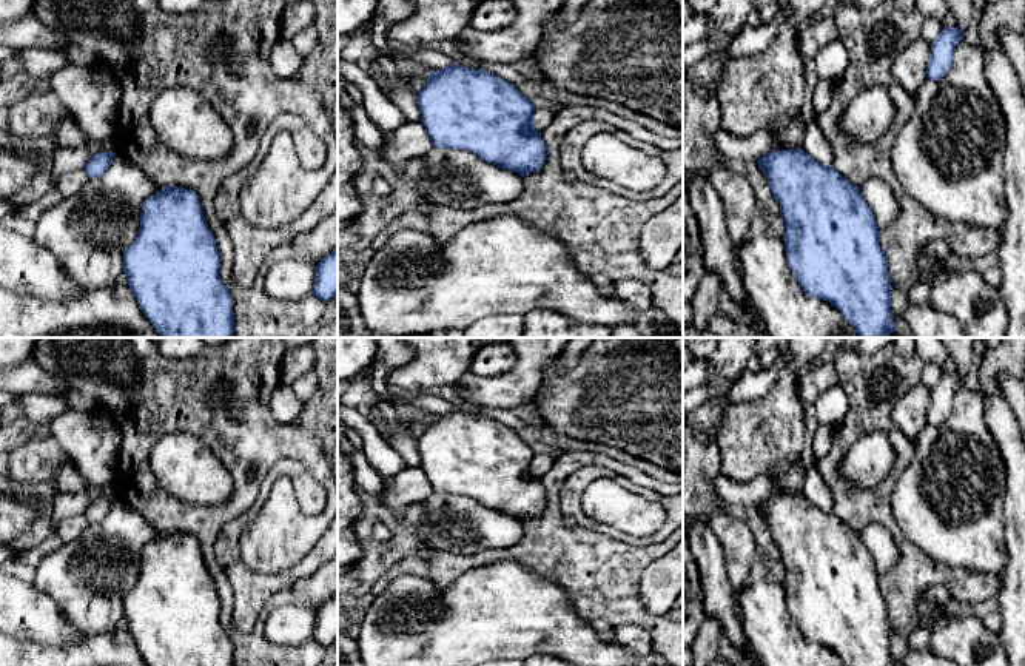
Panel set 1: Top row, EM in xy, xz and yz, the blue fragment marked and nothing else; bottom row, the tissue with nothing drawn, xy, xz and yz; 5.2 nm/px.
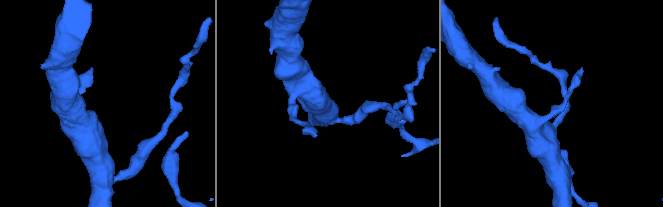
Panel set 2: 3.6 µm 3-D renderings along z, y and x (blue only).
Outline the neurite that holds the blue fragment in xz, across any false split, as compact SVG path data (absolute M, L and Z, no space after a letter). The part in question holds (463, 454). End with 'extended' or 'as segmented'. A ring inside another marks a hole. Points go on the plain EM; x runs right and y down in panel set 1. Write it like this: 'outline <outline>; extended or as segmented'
outline M461 409L430 416L418 438L432 490L467 495L521 523L541 515L546 490L533 473L533 450L509 427Z; as segmented

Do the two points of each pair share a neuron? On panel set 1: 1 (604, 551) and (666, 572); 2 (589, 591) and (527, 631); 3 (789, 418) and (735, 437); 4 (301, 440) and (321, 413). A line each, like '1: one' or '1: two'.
1: two
2: two
3: one
4: two

